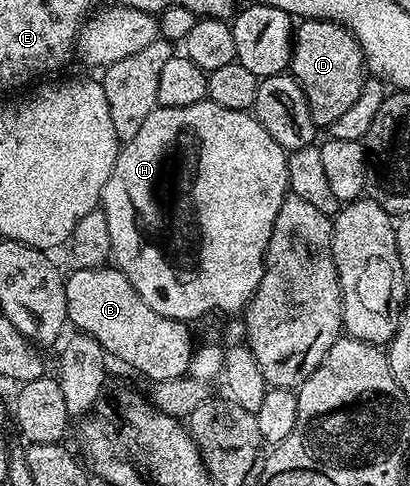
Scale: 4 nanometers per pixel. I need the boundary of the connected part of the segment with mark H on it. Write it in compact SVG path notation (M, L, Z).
M208 98L200 100L195 106L179 106L178 108L162 108L158 106L155 110L151 110L151 114L147 114L147 119L143 122L143 127L135 134L135 138L124 141L120 145L117 153L117 161L111 170L111 178L107 178L107 186L103 186L101 191L100 211L104 212L107 218L107 231L111 234L111 260L117 269L127 278L127 282L131 282L131 286L135 286L135 290L139 294L139 298L143 298L143 302L147 302L147 306L151 306L151 310L155 310L155 314L163 314L172 320L182 322L194 322L201 315L208 312L220 312L228 314L228 312L244 313L245 308L249 304L249 299L255 294L255 290L259 286L259 282L265 273L265 251L269 245L271 238L271 230L275 226L275 218L279 214L279 206L283 206L285 197L290 195L289 175L287 174L287 162L289 157L286 149L279 146L279 142L275 142L275 138L271 138L271 134L267 134L267 130L263 130L263 126L249 112L240 112L239 110L227 110L227 106L219 106L215 102L211 102Z

